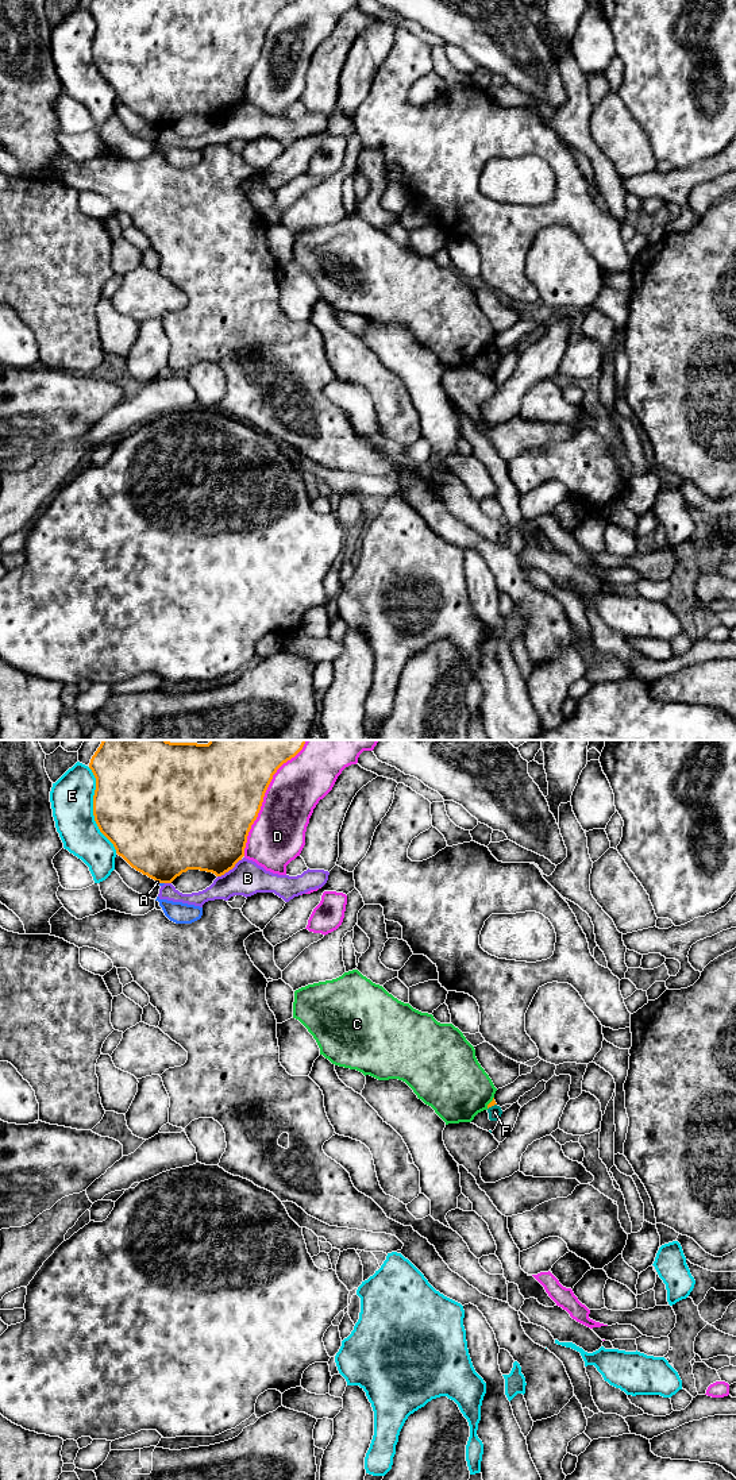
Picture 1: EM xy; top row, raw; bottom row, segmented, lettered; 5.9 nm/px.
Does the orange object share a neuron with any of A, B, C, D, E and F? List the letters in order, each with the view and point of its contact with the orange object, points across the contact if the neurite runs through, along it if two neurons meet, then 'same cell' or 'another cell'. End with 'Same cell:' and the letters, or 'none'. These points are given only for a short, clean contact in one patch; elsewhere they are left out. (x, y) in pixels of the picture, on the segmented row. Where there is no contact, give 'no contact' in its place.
A: contact xy (161, 882); another cell
B: contact xy (230, 868); another cell
C: contact xy (490, 1102); another cell
D: contact xy (264, 796); another cell
E: contact xy (93, 810); another cell
F: contact xy (492, 1105); border xy (496, 1103), (488, 1109); another cell
Same cell: none

